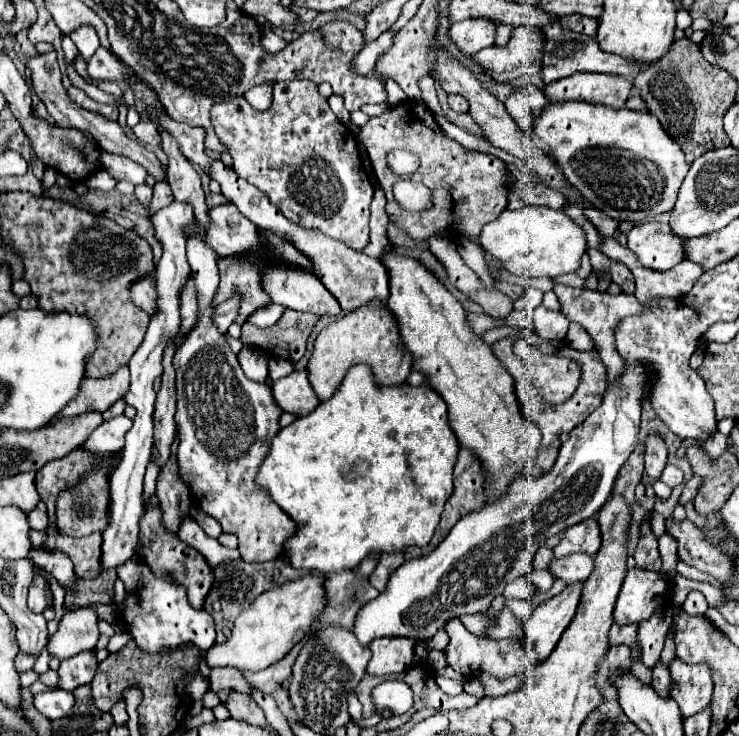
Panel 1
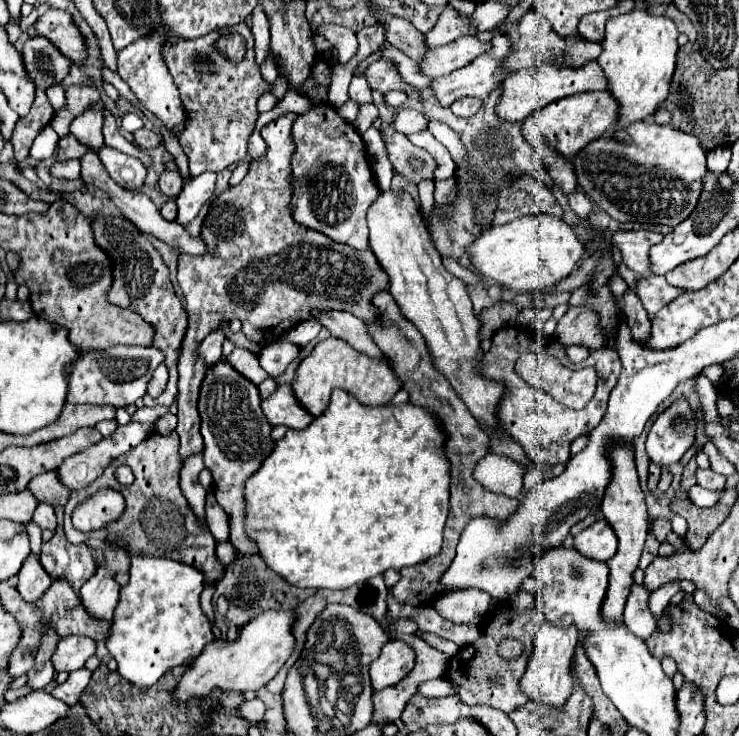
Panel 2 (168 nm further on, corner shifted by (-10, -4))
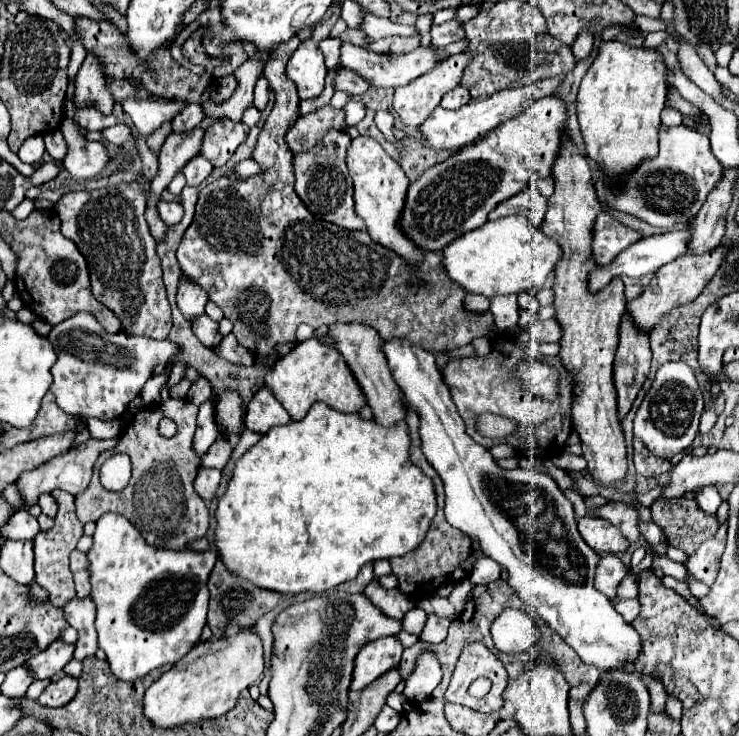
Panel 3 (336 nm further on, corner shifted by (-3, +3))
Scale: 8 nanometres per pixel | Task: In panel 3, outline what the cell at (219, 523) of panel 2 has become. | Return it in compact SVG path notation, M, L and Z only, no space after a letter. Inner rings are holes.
M199 468L197 472L197 480L195 480L195 490L199 492L199 496L203 500L213 500L215 492L219 488L221 482L221 472L215 468Z

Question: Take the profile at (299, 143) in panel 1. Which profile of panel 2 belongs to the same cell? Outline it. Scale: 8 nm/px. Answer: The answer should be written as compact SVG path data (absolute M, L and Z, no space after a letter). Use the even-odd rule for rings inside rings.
M310 101L310 109L292 123L292 141L296 151L292 155L290 213L296 223L324 233L336 243L368 249L366 213L380 189L360 133L332 105Z

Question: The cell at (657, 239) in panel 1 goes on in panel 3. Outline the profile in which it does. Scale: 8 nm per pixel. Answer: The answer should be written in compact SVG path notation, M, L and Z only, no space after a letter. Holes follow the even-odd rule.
M601 212L593 224L593 240L591 240L591 256L603 266L609 264L617 254L621 254L627 246L639 240L639 234L607 212Z

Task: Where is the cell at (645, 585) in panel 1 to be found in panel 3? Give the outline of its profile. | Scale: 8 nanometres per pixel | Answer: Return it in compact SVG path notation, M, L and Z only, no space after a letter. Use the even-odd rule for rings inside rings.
M611 554L603 556L601 562L597 564L597 574L595 574L597 590L601 590L601 594L605 594L607 598L615 598L617 586L627 572L629 570L621 564L617 556L611 556Z

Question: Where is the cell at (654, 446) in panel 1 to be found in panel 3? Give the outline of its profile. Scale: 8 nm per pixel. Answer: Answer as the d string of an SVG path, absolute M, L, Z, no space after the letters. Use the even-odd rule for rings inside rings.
M665 362L659 366L641 406L637 408L633 418L633 432L655 456L669 460L677 452L683 452L691 446L697 436L703 410L705 402L693 370L685 362Z

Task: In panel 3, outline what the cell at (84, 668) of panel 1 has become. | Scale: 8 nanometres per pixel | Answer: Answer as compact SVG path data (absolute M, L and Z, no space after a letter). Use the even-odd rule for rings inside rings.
M65 676L59 682L51 682L45 688L45 692L39 696L39 704L59 708L59 706L65 706L67 702L71 702L75 694L77 694L77 680L71 676Z

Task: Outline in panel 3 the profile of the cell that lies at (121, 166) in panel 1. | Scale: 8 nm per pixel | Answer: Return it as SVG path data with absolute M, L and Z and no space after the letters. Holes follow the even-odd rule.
M64 119L61 123L61 132L67 142L67 154L63 158L63 168L69 172L69 176L77 180L85 180L105 170L109 162L109 154L100 142L91 142L82 138L78 129L79 124L73 120Z

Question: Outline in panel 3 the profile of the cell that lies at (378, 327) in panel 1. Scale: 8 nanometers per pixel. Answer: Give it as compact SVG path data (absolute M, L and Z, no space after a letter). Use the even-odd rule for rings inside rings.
M319 340L297 342L287 354L283 354L265 376L265 388L275 394L275 398L289 412L291 420L305 418L307 410L315 402L325 402L345 414L355 414L365 406L365 398L361 396L361 390L341 354L323 346Z

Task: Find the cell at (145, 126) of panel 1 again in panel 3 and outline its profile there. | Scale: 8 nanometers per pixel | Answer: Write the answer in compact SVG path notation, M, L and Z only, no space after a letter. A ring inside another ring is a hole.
M117 124L117 126L111 126L111 128L103 130L101 134L103 134L103 138L105 138L107 142L111 142L111 144L115 144L115 146L121 146L121 144L129 138L131 128L125 126L125 124Z

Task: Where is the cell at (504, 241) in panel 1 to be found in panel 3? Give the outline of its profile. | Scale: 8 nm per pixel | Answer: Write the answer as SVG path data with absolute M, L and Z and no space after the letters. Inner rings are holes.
M507 216L453 240L443 250L443 270L465 292L493 298L541 288L559 258L561 248L557 242L547 238L539 228L529 226L525 218Z

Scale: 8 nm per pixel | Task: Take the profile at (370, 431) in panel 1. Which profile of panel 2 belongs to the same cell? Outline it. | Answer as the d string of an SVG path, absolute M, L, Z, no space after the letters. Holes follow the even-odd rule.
M336 389L332 393L328 409L316 417L306 429L288 429L288 433L274 445L274 451L266 457L262 467L246 481L246 501L248 501L248 519L246 531L258 543L262 559L288 583L296 587L314 587L314 589L346 589L356 583L362 583L374 575L384 573L386 569L402 569L410 565L418 565L442 549L442 529L448 517L448 499L450 499L450 465L448 457L444 457L444 433L440 433L440 425L436 425L436 417L428 413L428 409L420 409L412 403L402 405L360 405L352 393L344 393Z

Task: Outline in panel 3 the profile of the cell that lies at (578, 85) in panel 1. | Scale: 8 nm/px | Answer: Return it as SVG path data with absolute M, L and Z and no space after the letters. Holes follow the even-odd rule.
M545 96L519 116L493 128L479 142L467 144L447 160L427 168L407 190L399 222L401 230L417 248L441 252L461 234L479 228L497 204L525 190L531 174L535 178L547 178L551 174L565 126L565 102L555 96Z

